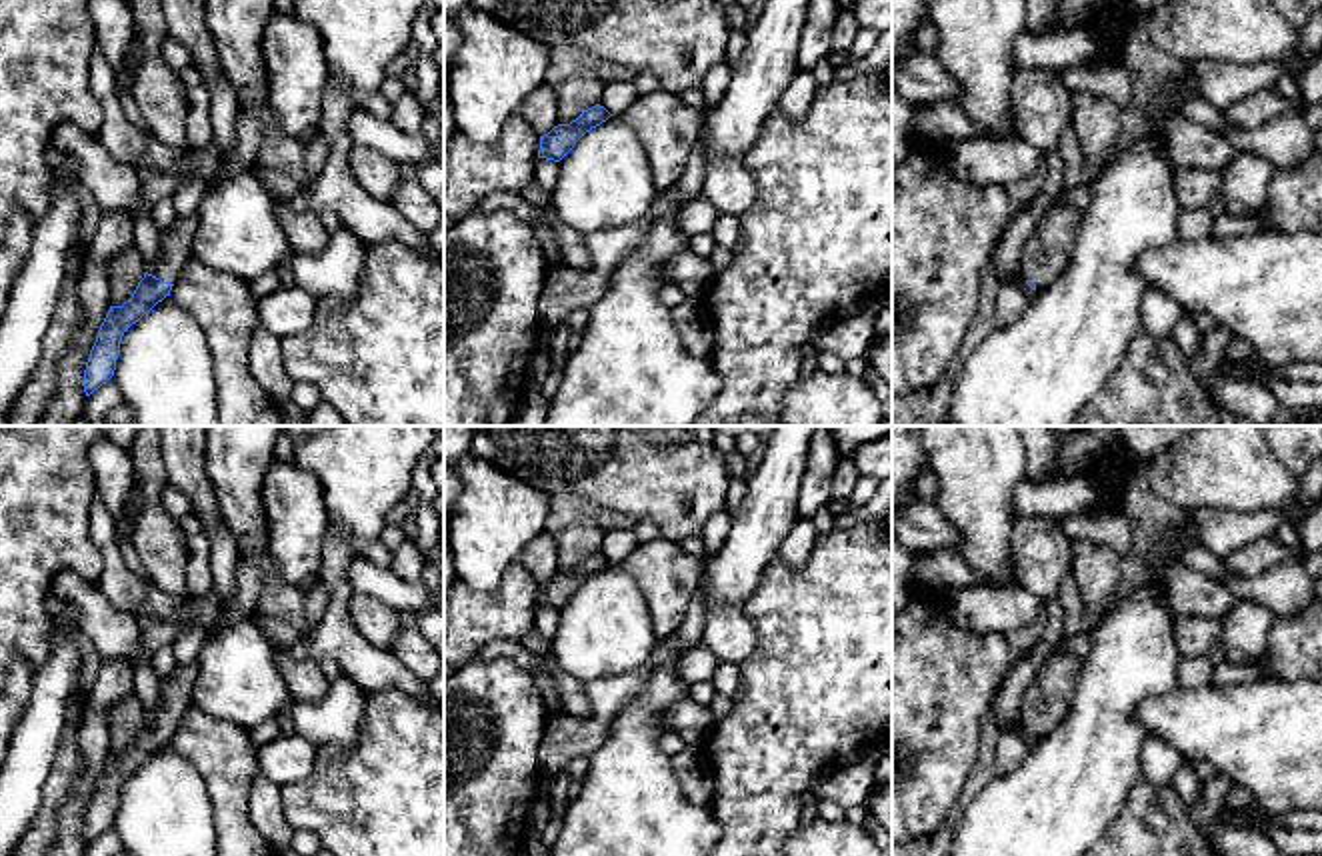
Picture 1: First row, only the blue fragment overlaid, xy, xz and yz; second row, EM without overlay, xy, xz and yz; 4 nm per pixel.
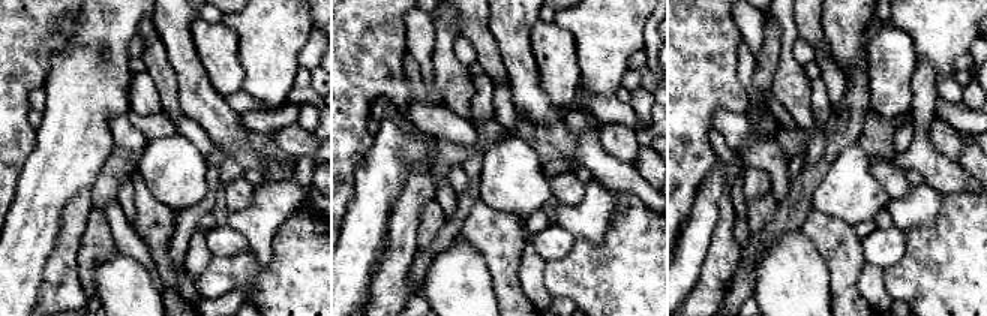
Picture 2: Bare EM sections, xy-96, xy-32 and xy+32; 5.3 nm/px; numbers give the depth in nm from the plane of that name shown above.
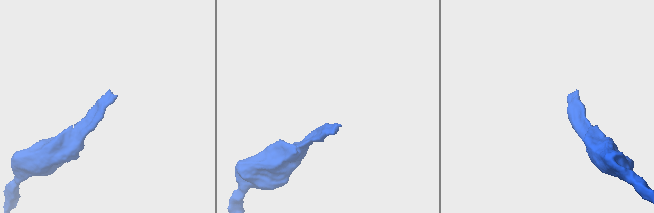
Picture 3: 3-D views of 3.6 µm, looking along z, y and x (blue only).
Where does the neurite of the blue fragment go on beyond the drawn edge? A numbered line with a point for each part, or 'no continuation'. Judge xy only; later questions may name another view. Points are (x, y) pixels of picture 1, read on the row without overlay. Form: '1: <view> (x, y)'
1: xy (174, 696)

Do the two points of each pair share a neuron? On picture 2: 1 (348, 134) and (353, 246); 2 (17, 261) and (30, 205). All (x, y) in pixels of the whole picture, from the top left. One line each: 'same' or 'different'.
1: different
2: same

